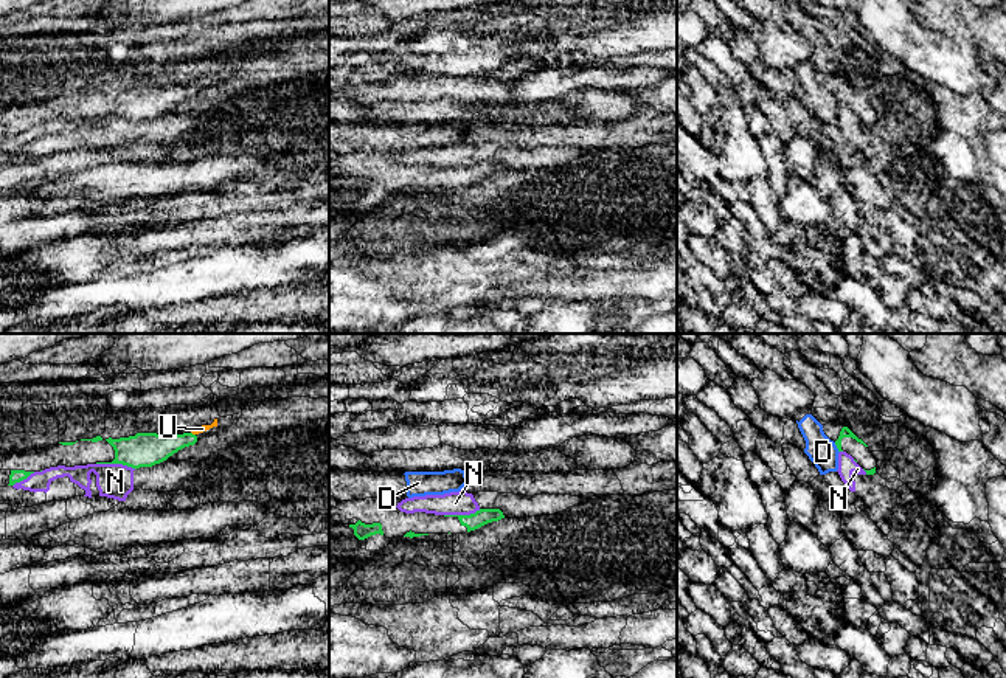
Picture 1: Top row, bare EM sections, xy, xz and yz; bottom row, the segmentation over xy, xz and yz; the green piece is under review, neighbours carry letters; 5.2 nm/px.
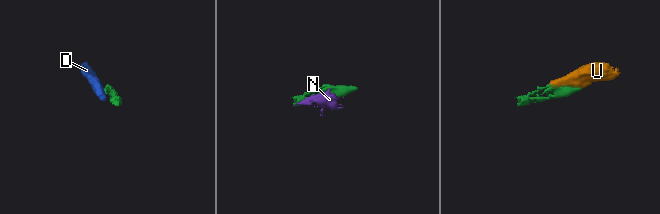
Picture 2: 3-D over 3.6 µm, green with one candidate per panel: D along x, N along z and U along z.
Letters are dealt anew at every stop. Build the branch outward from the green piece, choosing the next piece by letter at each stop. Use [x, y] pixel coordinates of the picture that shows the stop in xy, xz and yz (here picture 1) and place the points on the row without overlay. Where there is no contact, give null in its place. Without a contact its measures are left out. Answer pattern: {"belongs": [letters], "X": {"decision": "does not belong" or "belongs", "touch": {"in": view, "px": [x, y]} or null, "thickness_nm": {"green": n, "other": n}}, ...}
{"belongs": ["U"], "D": {"decision": "does not belong", "touch": {"in": "yz", "px": [837, 100]}, "thickness_nm": {"green": 50, "other": 150}}, "N": {"decision": "does not belong", "touch": {"in": "xy", "px": [115, 115]}, "thickness_nm": {"green": 180, "other": 180}}, "U": {"decision": "belongs", "touch": {"in": "xy", "px": [191, 86]}, "thickness_nm": {"green": 180, "other": 40}}}

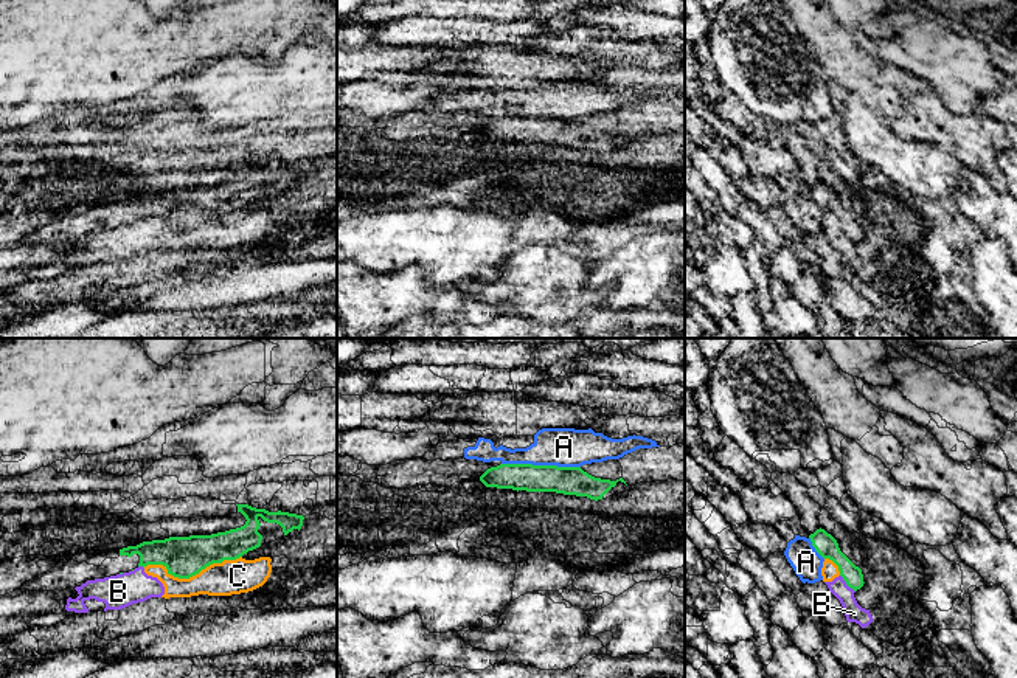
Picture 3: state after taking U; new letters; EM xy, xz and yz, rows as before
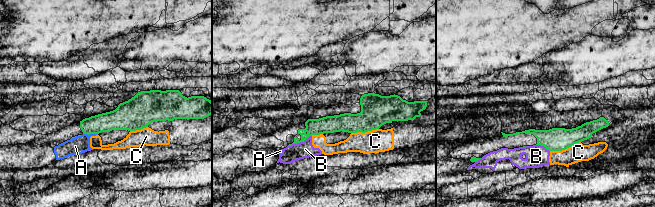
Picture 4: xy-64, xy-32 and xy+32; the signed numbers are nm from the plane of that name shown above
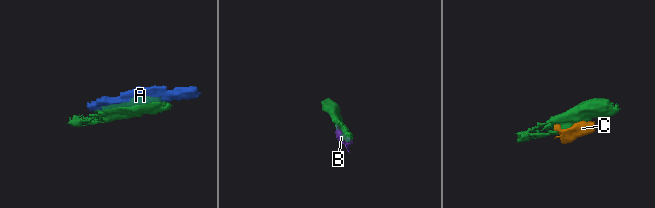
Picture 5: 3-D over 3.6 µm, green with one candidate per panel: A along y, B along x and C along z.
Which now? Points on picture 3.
{"belongs": [], "A": {"decision": "does not belong", "touch": {"in": "xz", "px": [541, 118]}, "thickness_nm": {"green": 140, "other": 200}}, "B": {"decision": "does not belong", "touch": {"in": "yz", "px": [846, 236]}, "thickness_nm": {"green": 110, "other": 100}}, "C": {"decision": "does not belong", "touch": {"in": "xy", "px": [191, 228]}, "thickness_nm": {"green": 220, "other": 180}}}

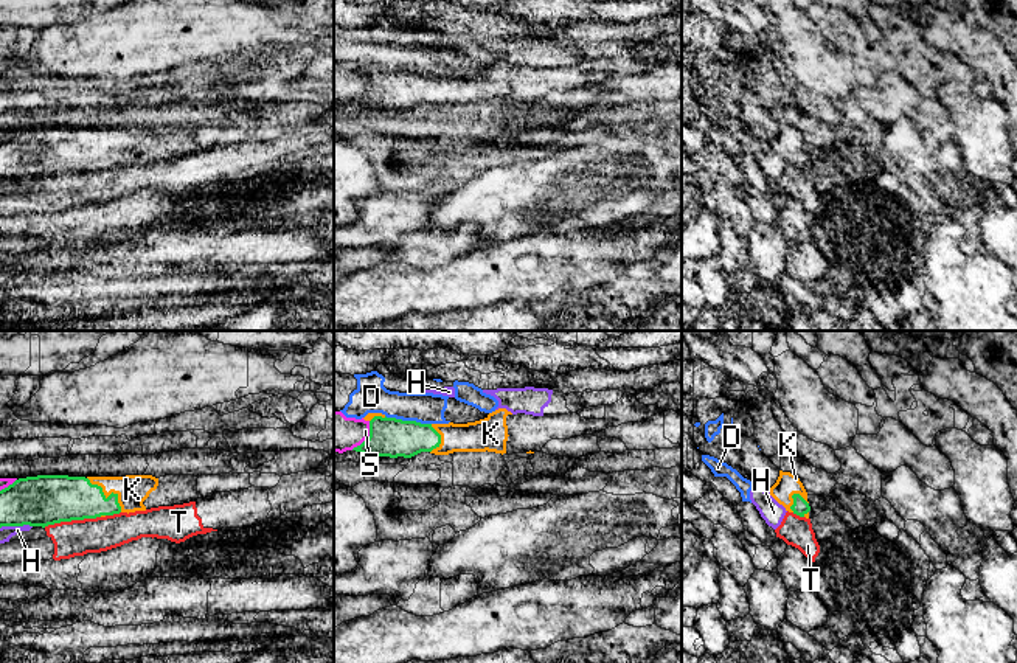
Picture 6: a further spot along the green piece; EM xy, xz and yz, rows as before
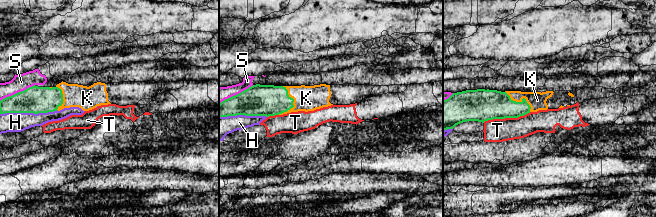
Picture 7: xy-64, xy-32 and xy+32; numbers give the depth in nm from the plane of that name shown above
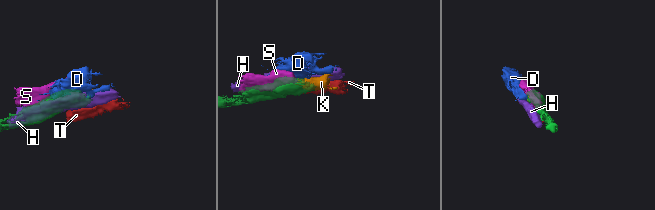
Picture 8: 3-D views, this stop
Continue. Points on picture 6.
{"belongs": ["K"], "D": {"decision": "does not belong", "touch": {"in": "xz", "px": [409, 73]}, "thickness_nm": {"green": 200, "other": 170}}, "H": {"decision": "does not belong", "touch": {"in": "xy", "px": [16, 177]}, "thickness_nm": {"green": 260, "other": 70}}, "K": {"decision": "belongs", "touch": {"in": "xy", "px": [109, 148]}, "thickness_nm": {"green": 240, "other": 160}}, "S": {"decision": "does not belong", "touch": {"in": "xz", "px": [368, 89]}, "thickness_nm": {"green": 200, "other": 200}}, "T": {"decision": "does not belong", "touch": {"in": "xy", "px": [72, 171]}, "thickness_nm": {"green": 260, "other": 190}}}

